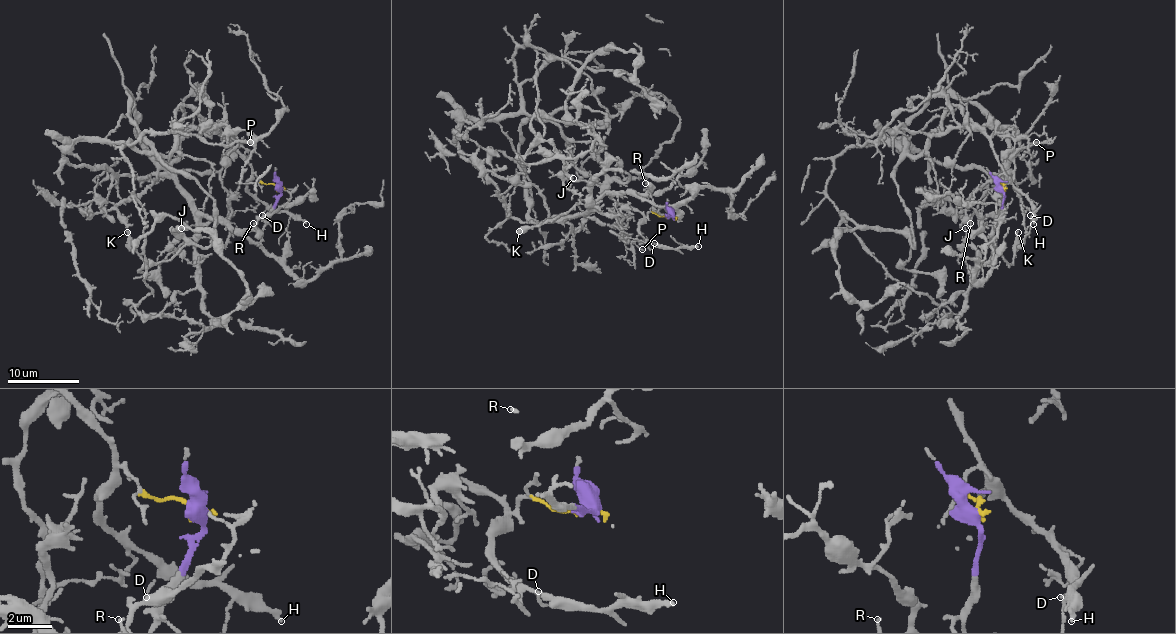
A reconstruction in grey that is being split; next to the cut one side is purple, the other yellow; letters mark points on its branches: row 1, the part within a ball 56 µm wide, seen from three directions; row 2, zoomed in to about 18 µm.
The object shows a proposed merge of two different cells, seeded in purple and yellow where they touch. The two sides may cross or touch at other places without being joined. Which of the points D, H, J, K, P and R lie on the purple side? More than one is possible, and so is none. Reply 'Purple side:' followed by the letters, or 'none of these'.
Purple side: J, K, R

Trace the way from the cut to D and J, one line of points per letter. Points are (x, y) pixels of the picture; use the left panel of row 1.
D: (278, 188), (270, 183), (265, 184), (254, 174), (247, 184), (247, 190), (265, 206), (261, 215)
J: (278, 188), (279, 199), (260, 242), (200, 217), (195, 256), (188, 262), (172, 246), (181, 228)

